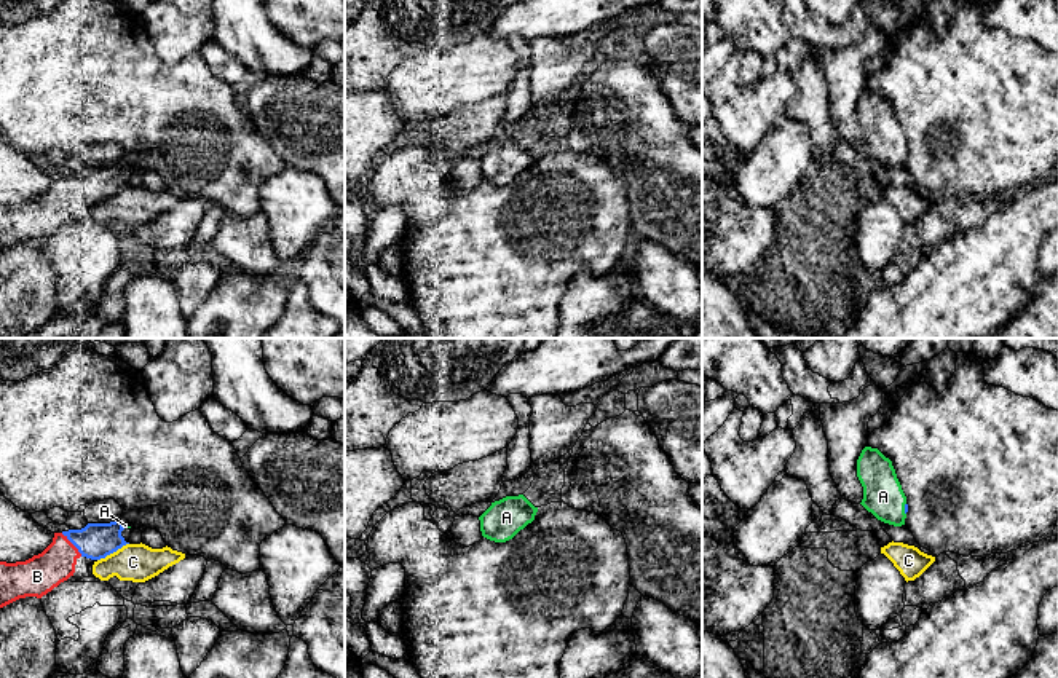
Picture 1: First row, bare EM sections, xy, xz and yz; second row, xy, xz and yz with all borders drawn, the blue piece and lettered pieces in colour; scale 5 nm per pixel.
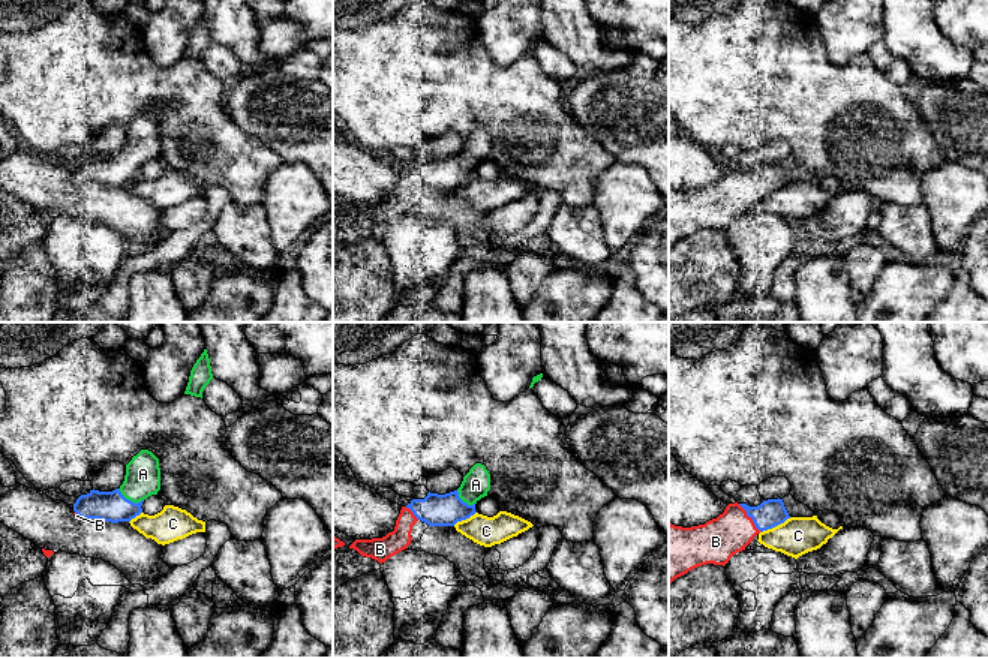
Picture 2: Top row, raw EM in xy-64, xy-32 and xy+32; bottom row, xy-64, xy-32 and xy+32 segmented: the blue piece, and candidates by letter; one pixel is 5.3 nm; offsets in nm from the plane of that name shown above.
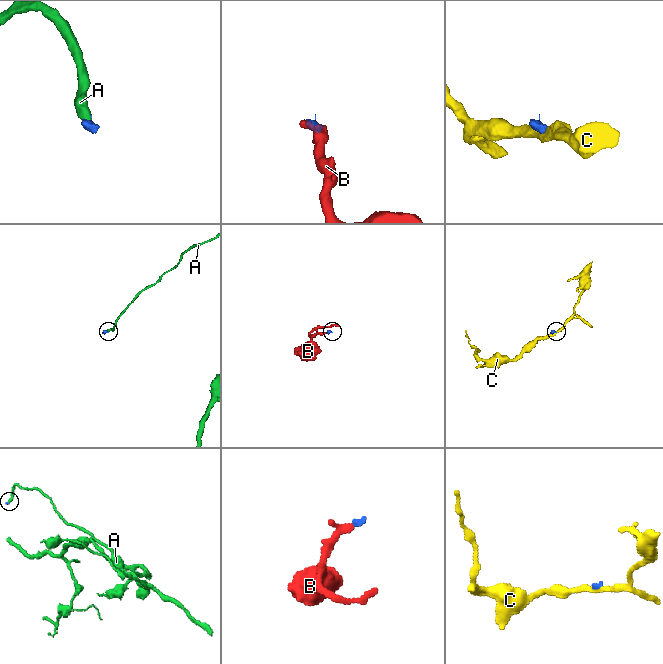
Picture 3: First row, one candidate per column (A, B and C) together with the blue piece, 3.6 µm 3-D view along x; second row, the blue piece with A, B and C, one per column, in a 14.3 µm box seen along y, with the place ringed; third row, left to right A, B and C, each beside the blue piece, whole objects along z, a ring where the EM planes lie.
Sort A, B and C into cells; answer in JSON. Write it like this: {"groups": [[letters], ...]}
{"groups": [["A", "B"], ["C"]]}

